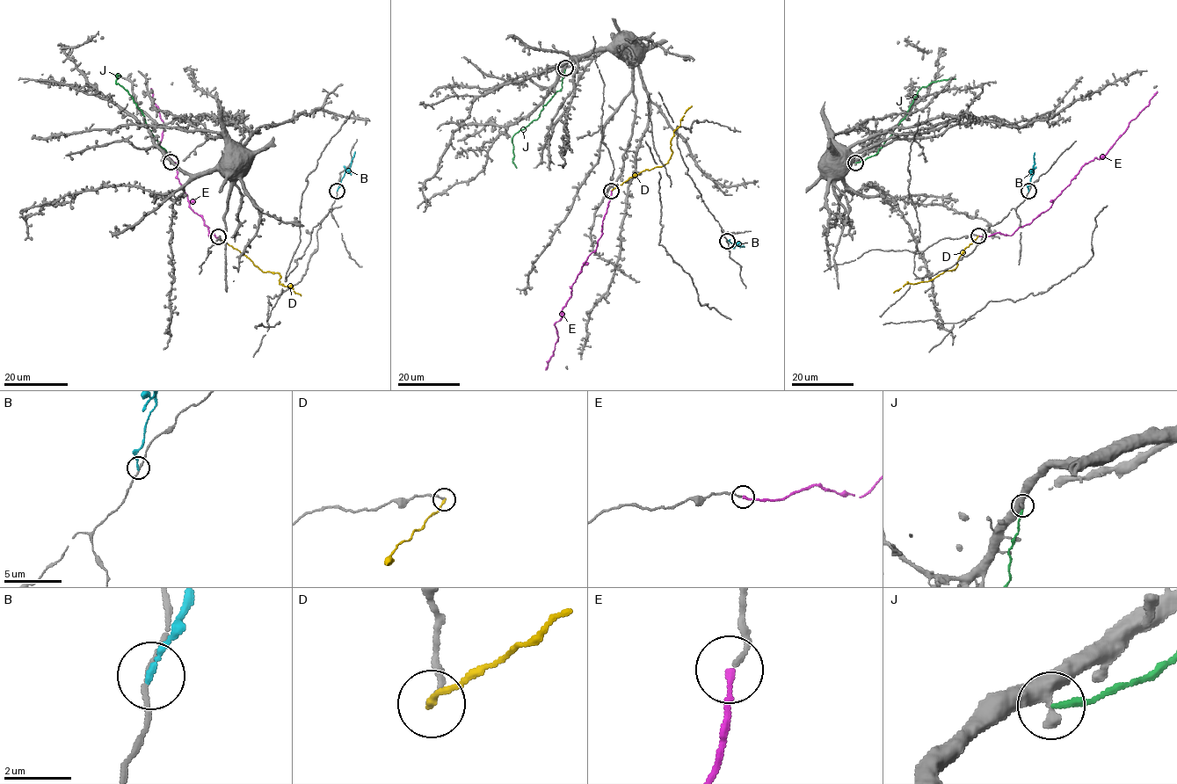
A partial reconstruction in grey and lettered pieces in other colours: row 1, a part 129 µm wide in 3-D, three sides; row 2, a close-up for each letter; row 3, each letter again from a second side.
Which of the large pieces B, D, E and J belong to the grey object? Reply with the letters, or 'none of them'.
E

